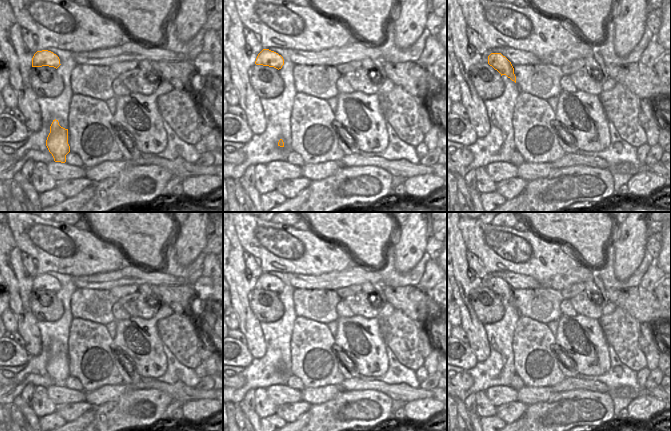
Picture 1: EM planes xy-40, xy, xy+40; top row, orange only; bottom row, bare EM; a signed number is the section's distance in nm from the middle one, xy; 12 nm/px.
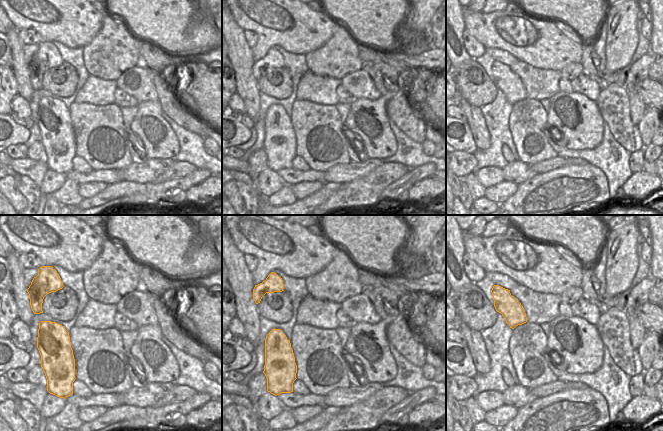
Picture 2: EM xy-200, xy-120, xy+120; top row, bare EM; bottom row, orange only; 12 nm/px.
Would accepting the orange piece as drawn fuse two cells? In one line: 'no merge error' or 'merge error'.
no merge error

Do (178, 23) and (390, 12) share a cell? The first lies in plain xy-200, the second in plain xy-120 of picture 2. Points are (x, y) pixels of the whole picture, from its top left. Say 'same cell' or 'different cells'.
same cell

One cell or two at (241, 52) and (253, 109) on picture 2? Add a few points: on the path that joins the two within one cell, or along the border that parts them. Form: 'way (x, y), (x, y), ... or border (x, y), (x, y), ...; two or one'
way (243, 66), (243, 76), (250, 95); one

